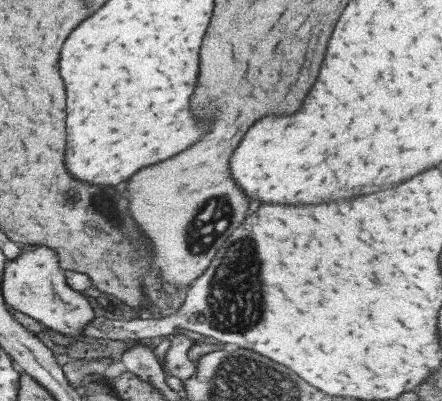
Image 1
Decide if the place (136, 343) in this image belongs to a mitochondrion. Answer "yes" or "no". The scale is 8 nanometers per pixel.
no

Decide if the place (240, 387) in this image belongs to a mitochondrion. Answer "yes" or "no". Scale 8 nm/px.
yes

